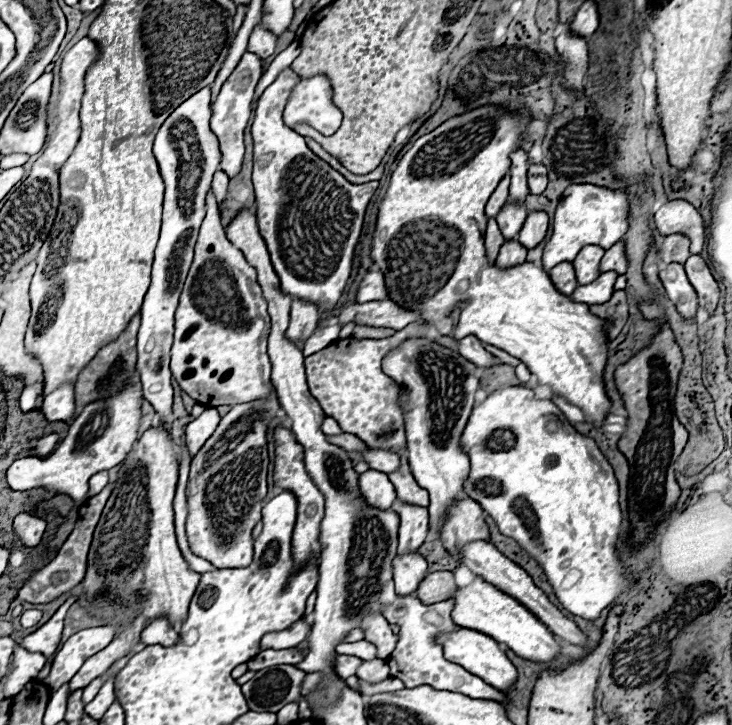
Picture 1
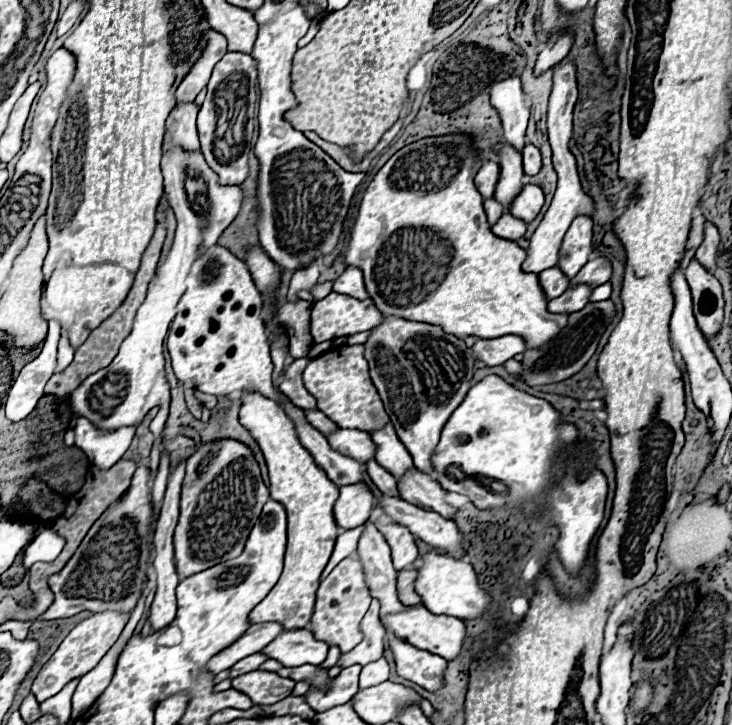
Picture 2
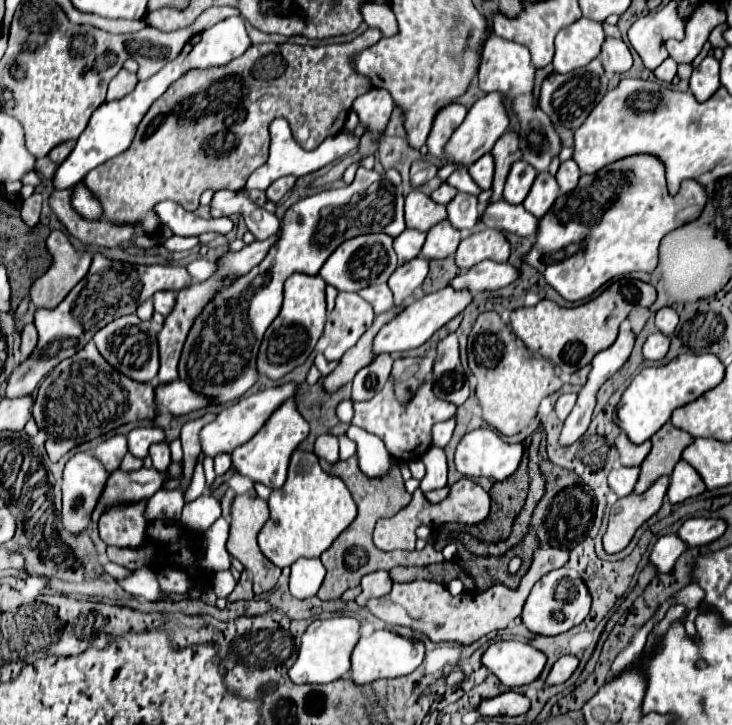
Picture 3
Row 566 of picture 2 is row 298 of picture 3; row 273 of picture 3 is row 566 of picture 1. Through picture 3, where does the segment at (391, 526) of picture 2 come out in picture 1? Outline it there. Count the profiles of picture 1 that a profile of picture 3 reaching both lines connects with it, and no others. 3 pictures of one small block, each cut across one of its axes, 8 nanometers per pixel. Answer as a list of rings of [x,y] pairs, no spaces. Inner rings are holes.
[[[414,552],[394,558],[394,586],[398,596],[410,596],[418,590],[422,578],[428,574],[426,560]]]

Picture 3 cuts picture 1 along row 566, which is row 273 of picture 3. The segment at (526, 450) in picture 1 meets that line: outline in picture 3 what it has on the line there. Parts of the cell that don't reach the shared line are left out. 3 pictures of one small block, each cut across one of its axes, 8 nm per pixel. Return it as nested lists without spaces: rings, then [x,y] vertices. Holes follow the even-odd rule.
[[[634,154],[634,156],[620,158],[618,162],[610,164],[610,168],[602,168],[602,170],[596,172],[596,174],[584,174],[584,176],[580,176],[578,186],[576,186],[570,194],[564,194],[564,196],[556,198],[556,202],[552,204],[552,208],[548,210],[548,214],[540,220],[540,228],[538,228],[538,234],[536,234],[536,242],[534,242],[532,250],[530,250],[530,254],[526,256],[526,262],[528,262],[532,268],[536,268],[538,272],[542,272],[544,278],[546,278],[546,282],[548,282],[562,298],[566,298],[568,302],[578,302],[578,300],[584,300],[584,298],[592,296],[602,284],[606,284],[606,282],[613,278],[624,276],[632,272],[653,272],[654,268],[656,268],[656,264],[658,264],[658,244],[660,244],[660,240],[662,240],[668,232],[672,232],[672,230],[676,230],[676,228],[680,228],[680,226],[684,226],[684,224],[696,220],[696,218],[700,216],[700,212],[702,212],[706,200],[708,200],[708,198],[706,198],[706,188],[704,188],[700,182],[696,182],[696,180],[684,180],[682,186],[680,186],[680,190],[678,190],[678,194],[670,196],[670,194],[668,194],[668,188],[666,188],[664,172],[666,172],[666,168],[664,168],[664,164],[662,164],[660,158],[656,158],[656,156],[652,156],[652,154]]]

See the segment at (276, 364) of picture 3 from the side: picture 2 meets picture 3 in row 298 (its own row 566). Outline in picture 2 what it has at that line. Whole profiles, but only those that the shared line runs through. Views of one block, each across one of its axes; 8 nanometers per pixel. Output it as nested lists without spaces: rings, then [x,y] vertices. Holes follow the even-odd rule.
[[[246,390],[246,394],[242,392],[240,402],[240,424],[250,430],[268,466],[270,498],[284,504],[288,514],[288,548],[284,558],[284,572],[268,596],[248,614],[248,624],[278,622],[284,626],[284,630],[310,628],[310,614],[314,610],[320,574],[328,564],[338,536],[338,526],[332,514],[338,488],[328,480],[326,472],[316,466],[312,454],[300,444],[294,422],[286,416],[278,402],[252,390]]]

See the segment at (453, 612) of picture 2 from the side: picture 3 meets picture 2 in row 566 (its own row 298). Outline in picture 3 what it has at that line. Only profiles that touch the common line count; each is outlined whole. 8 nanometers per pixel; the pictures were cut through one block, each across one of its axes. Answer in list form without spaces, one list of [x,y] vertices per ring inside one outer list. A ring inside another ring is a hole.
[[[446,286],[438,292],[432,294],[424,294],[422,298],[416,298],[412,304],[408,304],[404,308],[404,312],[400,312],[392,322],[388,322],[378,336],[374,338],[374,354],[382,354],[382,352],[404,352],[404,350],[412,350],[422,346],[426,340],[432,338],[432,334],[436,330],[440,330],[446,322],[450,322],[452,318],[456,318],[468,304],[472,302],[472,294],[470,290],[462,288],[456,290],[452,286]]]

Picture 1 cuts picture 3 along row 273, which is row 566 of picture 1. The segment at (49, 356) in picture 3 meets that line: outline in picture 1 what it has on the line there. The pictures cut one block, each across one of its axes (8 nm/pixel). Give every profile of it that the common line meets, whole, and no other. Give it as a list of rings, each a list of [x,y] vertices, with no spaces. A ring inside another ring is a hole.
[[[162,424],[148,428],[124,460],[124,470],[114,482],[116,488],[112,490],[94,532],[88,554],[88,570],[84,576],[84,594],[92,600],[100,590],[108,590],[110,594],[114,590],[114,594],[128,600],[128,606],[134,600],[134,592],[142,592],[148,600],[142,602],[138,616],[110,642],[110,646],[84,662],[82,670],[78,670],[78,674],[70,680],[70,694],[86,688],[116,660],[128,656],[140,644],[140,632],[152,620],[166,618],[170,626],[180,626],[188,616],[188,606],[200,582],[200,574],[188,570],[188,564],[176,546],[172,504],[178,484],[178,468],[180,462],[174,454],[170,432]]]

